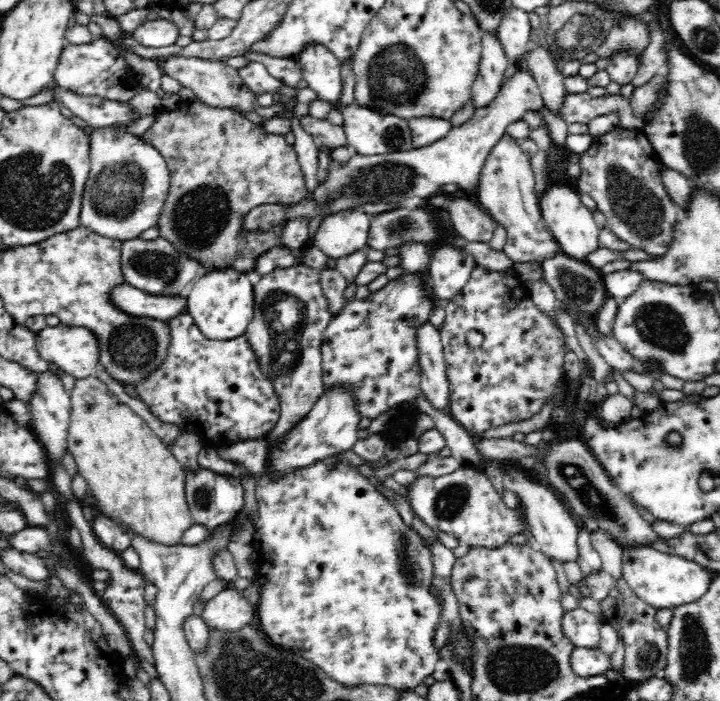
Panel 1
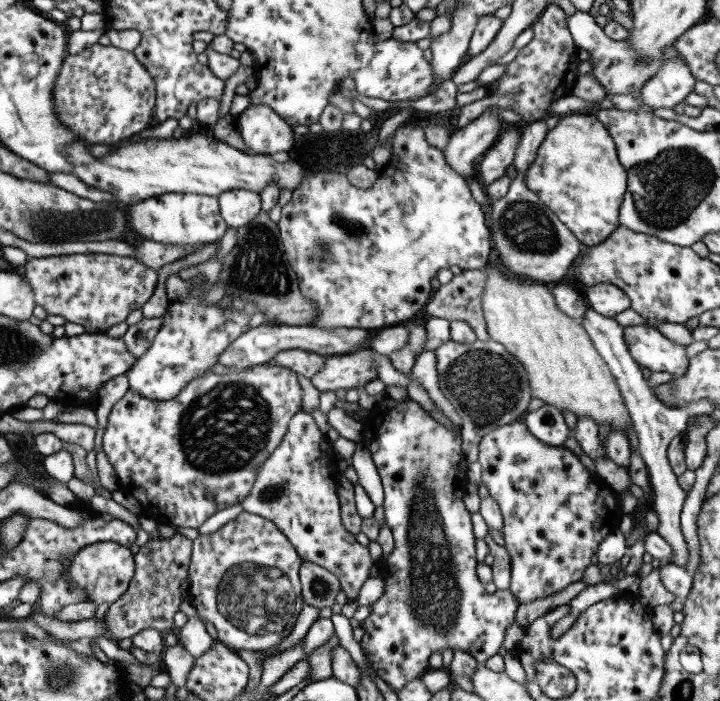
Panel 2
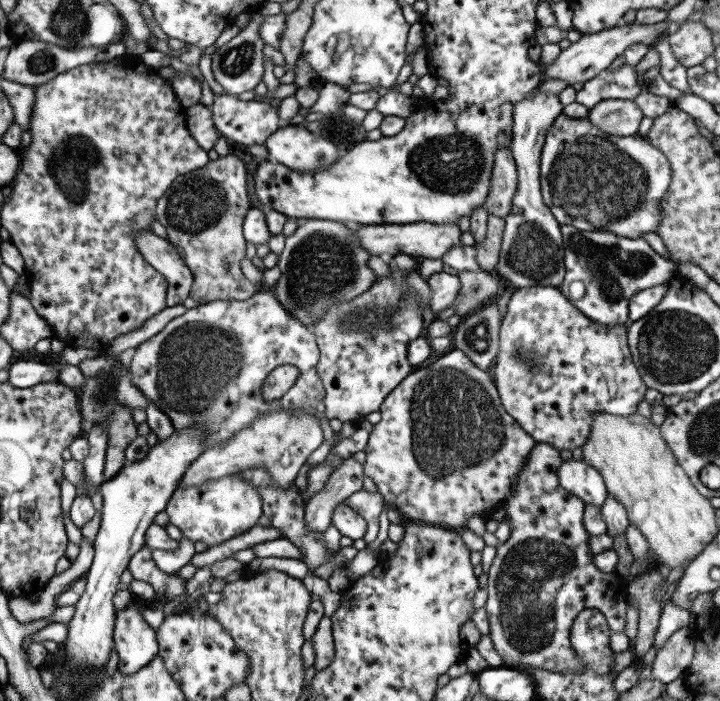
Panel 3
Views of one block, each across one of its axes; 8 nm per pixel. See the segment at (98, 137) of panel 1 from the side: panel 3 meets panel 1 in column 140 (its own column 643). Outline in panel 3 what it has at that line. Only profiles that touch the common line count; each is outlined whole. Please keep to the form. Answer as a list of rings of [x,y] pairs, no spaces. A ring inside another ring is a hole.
[[[563,113],[557,115],[557,118],[553,121],[553,124],[545,133],[545,139],[543,140],[543,147],[540,151],[540,161],[538,166],[538,173],[540,174],[540,193],[542,196],[543,204],[547,205],[547,208],[551,211],[551,214],[555,217],[555,220],[561,225],[571,225],[577,230],[588,231],[607,231],[616,234],[618,237],[625,238],[637,238],[642,236],[646,232],[654,232],[655,227],[659,224],[660,208],[659,201],[663,194],[666,193],[669,181],[671,180],[671,169],[667,162],[667,157],[664,154],[655,149],[655,147],[649,145],[644,138],[641,138],[638,134],[625,137],[612,136],[602,131],[599,131],[594,124],[591,124],[587,118],[569,118]]]

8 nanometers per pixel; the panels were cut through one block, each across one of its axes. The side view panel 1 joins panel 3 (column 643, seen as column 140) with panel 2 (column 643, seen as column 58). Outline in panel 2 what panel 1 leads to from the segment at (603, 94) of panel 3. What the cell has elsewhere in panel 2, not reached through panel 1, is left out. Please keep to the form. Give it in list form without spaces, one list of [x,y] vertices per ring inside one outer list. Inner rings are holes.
[[[576,11],[569,17],[565,16],[565,22],[575,46],[589,53],[588,61],[591,63],[591,70],[588,74],[604,88],[606,95],[630,94],[634,90],[640,90],[643,85],[646,85],[647,80],[661,68],[662,62],[649,62],[649,64],[634,62],[634,54],[627,46],[627,42],[607,38],[602,28],[599,28],[595,20],[585,12]]]

